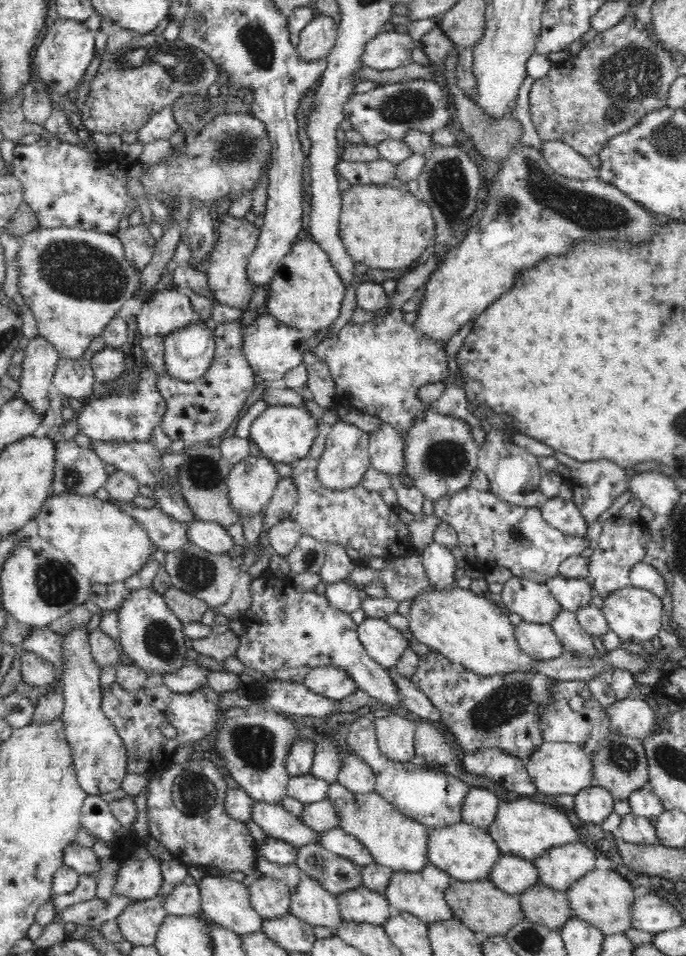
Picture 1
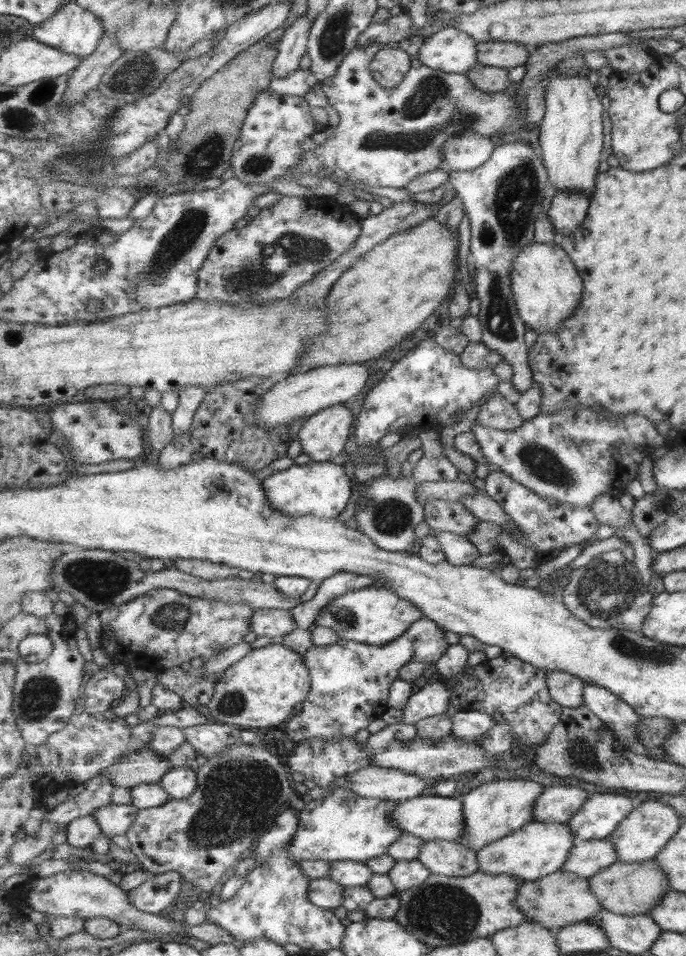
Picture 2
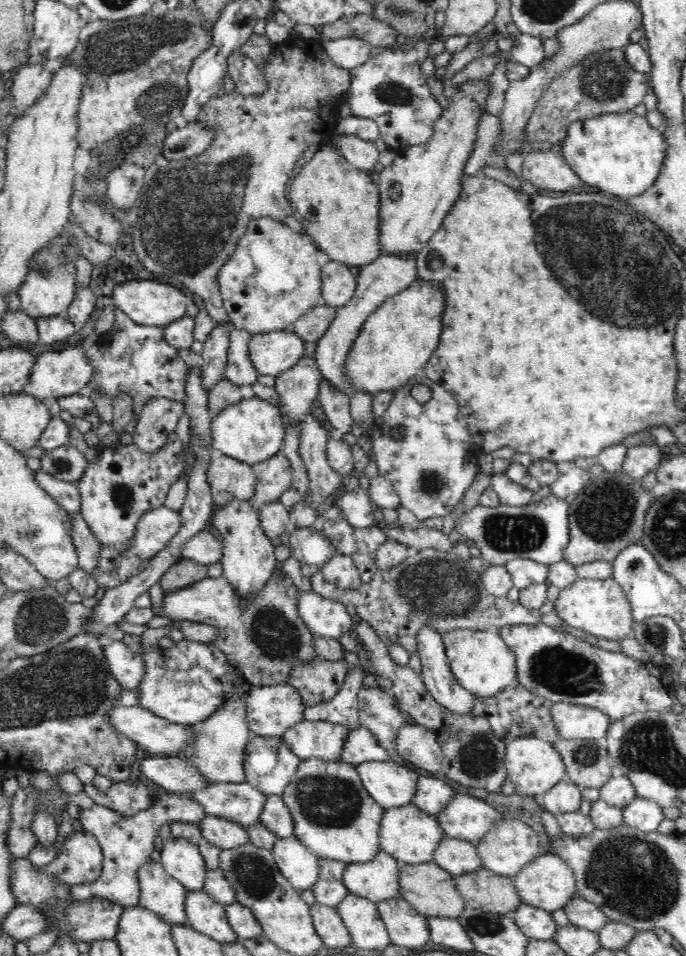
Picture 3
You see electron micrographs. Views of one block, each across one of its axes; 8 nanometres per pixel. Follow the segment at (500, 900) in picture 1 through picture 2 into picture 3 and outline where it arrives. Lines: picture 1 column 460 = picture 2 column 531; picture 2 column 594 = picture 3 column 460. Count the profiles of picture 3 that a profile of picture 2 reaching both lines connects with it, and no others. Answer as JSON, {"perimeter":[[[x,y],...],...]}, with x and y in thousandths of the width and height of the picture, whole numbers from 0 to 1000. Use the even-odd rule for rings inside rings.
{"perimeter":[[[633,901],[618,904],[583,904],[583,932],[586,932],[586,939],[622,959],[666,961],[682,949],[679,940],[668,932],[662,915],[644,909]]]}

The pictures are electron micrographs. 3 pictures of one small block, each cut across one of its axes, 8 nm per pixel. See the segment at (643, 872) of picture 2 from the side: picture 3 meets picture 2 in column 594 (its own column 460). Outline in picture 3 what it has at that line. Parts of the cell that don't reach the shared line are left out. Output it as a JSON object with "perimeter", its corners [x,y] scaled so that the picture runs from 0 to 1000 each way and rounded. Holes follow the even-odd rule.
{"perimeter":[[[703,908],[695,912],[662,916],[668,932],[681,948],[727,957],[746,957],[762,947],[748,918]]]}

